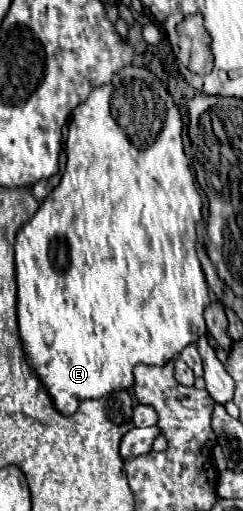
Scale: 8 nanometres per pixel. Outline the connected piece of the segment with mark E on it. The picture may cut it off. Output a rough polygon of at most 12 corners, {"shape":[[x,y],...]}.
{"shape":[[146,68],[74,108],[16,234],[54,408],[206,334],[202,198]]}

